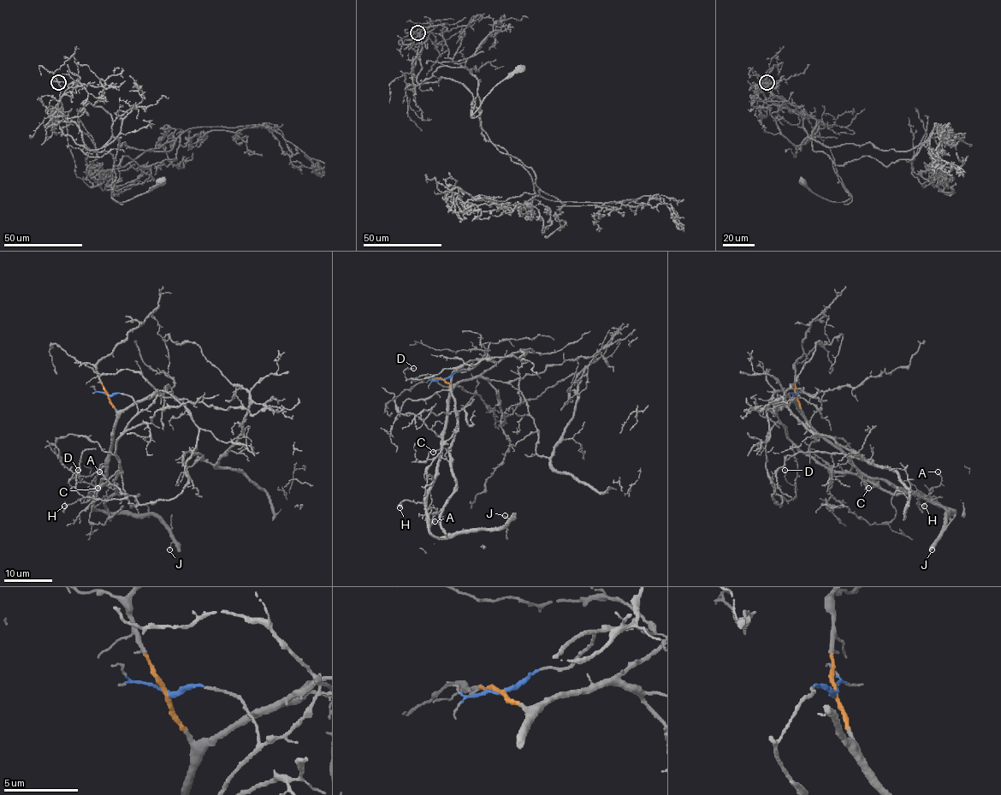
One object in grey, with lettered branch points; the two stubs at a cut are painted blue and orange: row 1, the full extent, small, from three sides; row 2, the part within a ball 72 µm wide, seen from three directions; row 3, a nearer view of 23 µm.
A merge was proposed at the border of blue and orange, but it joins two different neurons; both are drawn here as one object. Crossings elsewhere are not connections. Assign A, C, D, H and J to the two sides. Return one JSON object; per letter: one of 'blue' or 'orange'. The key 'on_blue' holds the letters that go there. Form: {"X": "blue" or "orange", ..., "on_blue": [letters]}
{"A": "orange", "C": "blue", "D": "orange", "H": "orange", "J": "orange", "on_blue": ["C"]}

